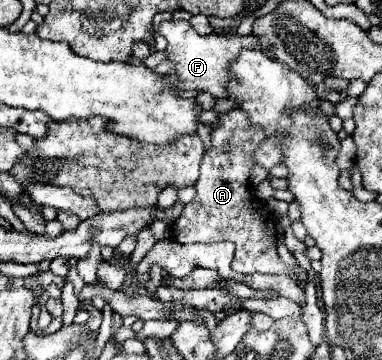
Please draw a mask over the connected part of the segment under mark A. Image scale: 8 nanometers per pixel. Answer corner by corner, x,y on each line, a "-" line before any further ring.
234,108
234,112
222,114
218,122
210,126
212,148
206,152
200,178
194,184
196,198
200,206
184,206
182,216
172,224
172,232
176,232
176,242
194,244
194,242
222,242
230,240
236,244
236,256
232,262
232,270
238,274
254,274
254,272
292,272
282,264
276,252
276,224
266,210
264,202
258,200
248,184
250,170
254,166
252,156
258,150
258,142
264,140
264,132
260,128
252,128
246,112

